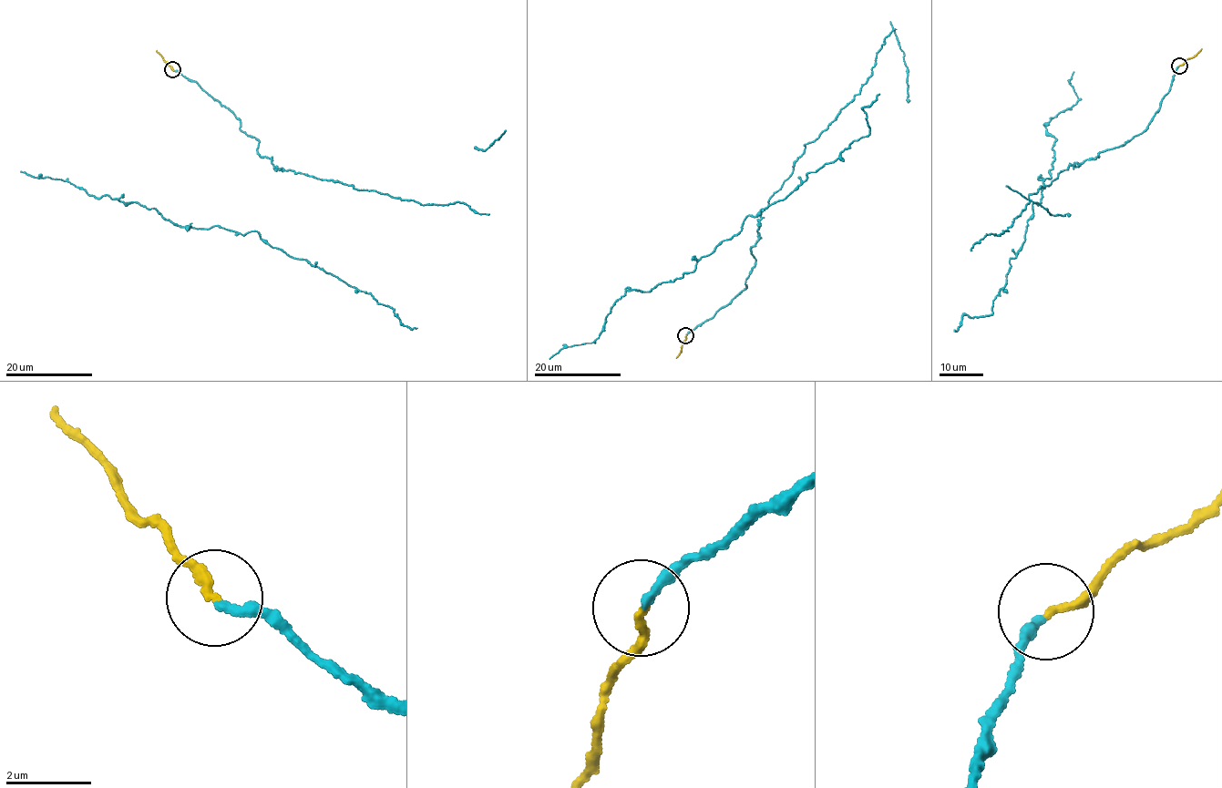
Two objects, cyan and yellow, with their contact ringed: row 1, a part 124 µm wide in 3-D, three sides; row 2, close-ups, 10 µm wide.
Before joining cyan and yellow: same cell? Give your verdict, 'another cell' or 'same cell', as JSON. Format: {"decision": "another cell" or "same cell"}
{"decision": "same cell"}

